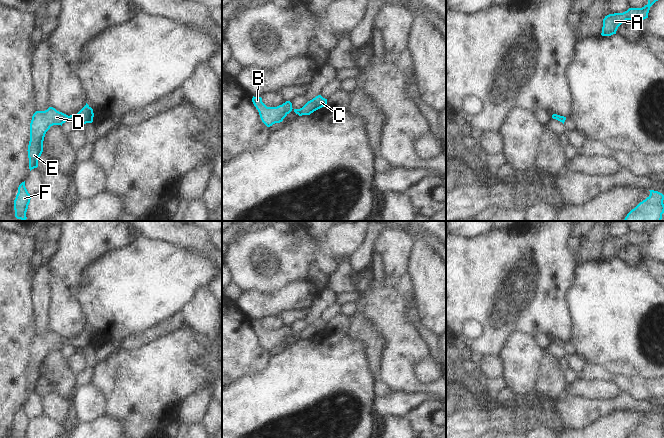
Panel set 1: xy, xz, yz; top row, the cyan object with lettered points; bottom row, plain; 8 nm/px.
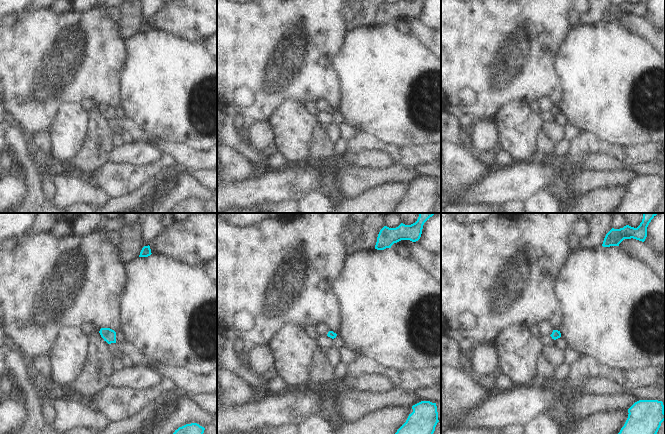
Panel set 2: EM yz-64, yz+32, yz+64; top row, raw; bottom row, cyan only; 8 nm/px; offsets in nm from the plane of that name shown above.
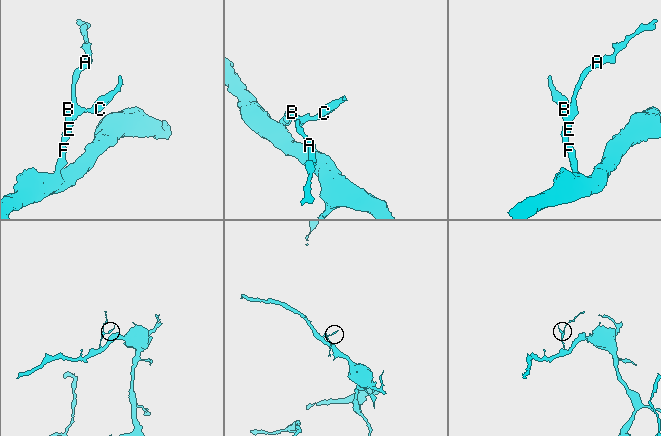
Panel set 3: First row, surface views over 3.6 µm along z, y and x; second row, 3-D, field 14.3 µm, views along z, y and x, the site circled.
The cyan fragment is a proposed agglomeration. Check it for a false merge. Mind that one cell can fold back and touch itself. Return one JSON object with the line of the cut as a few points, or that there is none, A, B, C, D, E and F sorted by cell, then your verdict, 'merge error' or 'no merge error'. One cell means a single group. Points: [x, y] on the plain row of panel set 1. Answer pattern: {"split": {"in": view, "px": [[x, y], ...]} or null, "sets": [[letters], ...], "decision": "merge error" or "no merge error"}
{"split": null, "sets": [["A", "B", "C", "D", "E", "F"]], "decision": "no merge error"}

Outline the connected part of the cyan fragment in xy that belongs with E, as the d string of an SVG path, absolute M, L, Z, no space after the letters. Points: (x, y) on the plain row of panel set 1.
M86 329L75 339L66 339L49 331L45 335L36 335L30 347L30 365L28 369L28 382L30 395L38 391L38 384L43 376L43 365L46 356L53 349L61 349L66 345L72 345L79 350L93 346L93 333Z

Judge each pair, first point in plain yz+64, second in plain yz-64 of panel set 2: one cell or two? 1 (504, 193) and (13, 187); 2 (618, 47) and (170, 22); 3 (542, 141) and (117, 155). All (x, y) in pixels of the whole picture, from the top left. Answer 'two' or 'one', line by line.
1: one
2: two
3: two

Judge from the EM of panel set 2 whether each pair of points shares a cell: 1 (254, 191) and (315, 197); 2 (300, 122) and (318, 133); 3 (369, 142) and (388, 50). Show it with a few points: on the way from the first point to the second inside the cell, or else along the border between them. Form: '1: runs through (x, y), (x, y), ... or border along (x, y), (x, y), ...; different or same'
1: border along (314, 189), (311, 192); different
2: border along (318, 122), (309, 141), (307, 153); different
3: border along (358, 130), (372, 133), (382, 141), (392, 144); different

